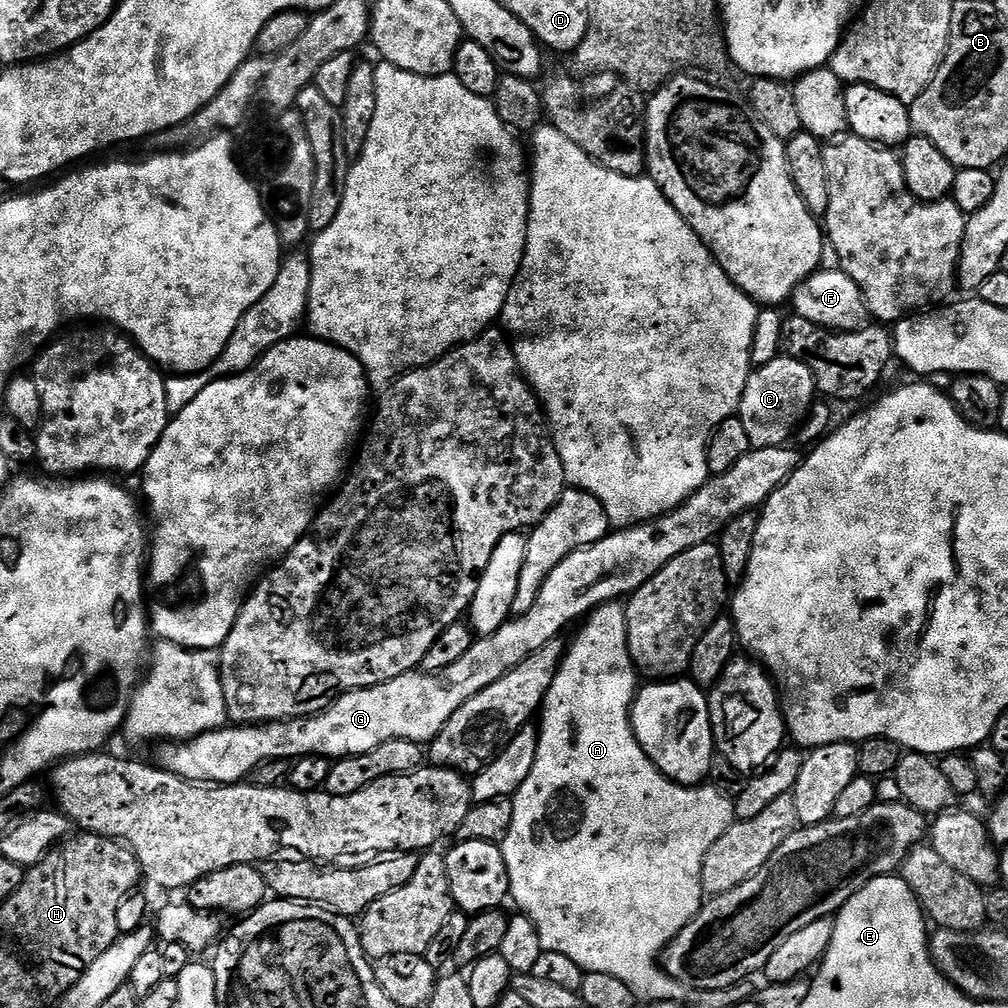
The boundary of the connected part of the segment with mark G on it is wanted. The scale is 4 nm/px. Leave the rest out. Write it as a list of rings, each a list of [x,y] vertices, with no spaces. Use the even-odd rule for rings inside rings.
[[[792,446],[753,448],[746,454],[746,458],[742,458],[742,462],[738,462],[738,466],[730,466],[730,470],[726,470],[726,474],[721,476],[712,476],[707,484],[703,484],[686,503],[679,504],[673,512],[668,512],[665,516],[657,516],[654,520],[646,520],[643,524],[633,524],[630,528],[609,531],[608,535],[603,536],[598,542],[558,562],[558,566],[554,566],[546,582],[542,582],[542,590],[538,590],[538,598],[534,598],[534,606],[530,606],[526,614],[509,618],[503,626],[494,630],[494,634],[479,637],[470,646],[470,650],[466,650],[466,654],[462,654],[462,658],[458,658],[454,666],[446,666],[446,670],[441,672],[413,670],[373,688],[354,688],[339,696],[324,711],[317,712],[314,716],[301,716],[299,720],[273,720],[270,724],[255,726],[225,726],[217,728],[215,732],[204,732],[200,736],[195,736],[193,740],[161,743],[159,767],[167,772],[173,772],[183,780],[193,780],[195,784],[238,784],[247,781],[252,771],[268,760],[292,762],[297,758],[318,756],[329,758],[357,756],[366,754],[382,746],[382,742],[390,742],[394,738],[406,738],[419,745],[430,742],[439,734],[442,726],[450,722],[450,717],[454,715],[454,710],[458,710],[458,706],[470,702],[474,694],[498,682],[502,674],[514,670],[514,666],[530,658],[534,650],[546,646],[546,642],[557,639],[563,628],[583,621],[588,613],[599,608],[601,604],[610,604],[631,596],[643,584],[650,582],[650,578],[654,578],[654,574],[658,574],[658,570],[662,570],[666,562],[670,562],[688,548],[715,541],[720,531],[731,520],[738,518],[738,514],[759,509],[767,504],[768,499],[791,478],[794,470],[800,467],[801,463],[801,453],[796,453]]]

